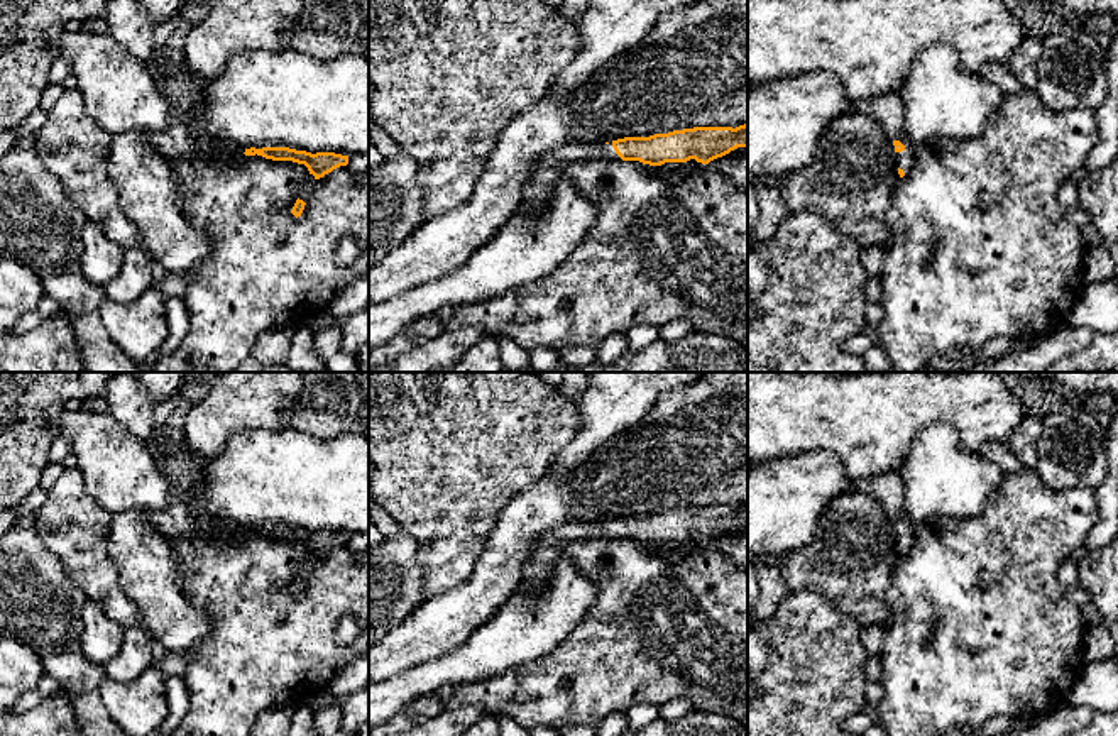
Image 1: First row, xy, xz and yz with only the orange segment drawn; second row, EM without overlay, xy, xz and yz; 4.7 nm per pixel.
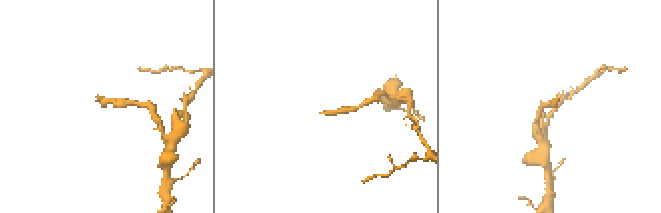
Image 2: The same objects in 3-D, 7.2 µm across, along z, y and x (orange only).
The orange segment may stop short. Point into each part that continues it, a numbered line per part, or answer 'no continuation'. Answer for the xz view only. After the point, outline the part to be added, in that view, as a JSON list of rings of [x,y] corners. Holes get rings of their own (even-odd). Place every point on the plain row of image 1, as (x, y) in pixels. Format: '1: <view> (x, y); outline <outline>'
1: xz (584, 530); outline [[[578,521],[567,523],[553,531],[543,535],[533,547],[529,558],[543,548],[553,547],[556,543],[568,543],[575,540],[619,540],[621,536],[616,533],[612,521]],[[526,560],[526,563],[529,562]]]

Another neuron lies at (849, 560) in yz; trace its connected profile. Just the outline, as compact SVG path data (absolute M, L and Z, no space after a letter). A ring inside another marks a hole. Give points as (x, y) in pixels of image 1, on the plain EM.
M859 484L830 501L810 543L788 552L780 570L790 594L817 594L863 629L885 629L891 621L886 592L898 560L893 519Z

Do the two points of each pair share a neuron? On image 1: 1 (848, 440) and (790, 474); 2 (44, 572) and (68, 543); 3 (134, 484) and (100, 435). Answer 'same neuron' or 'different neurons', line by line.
1: different neurons
2: different neurons
3: same neuron

